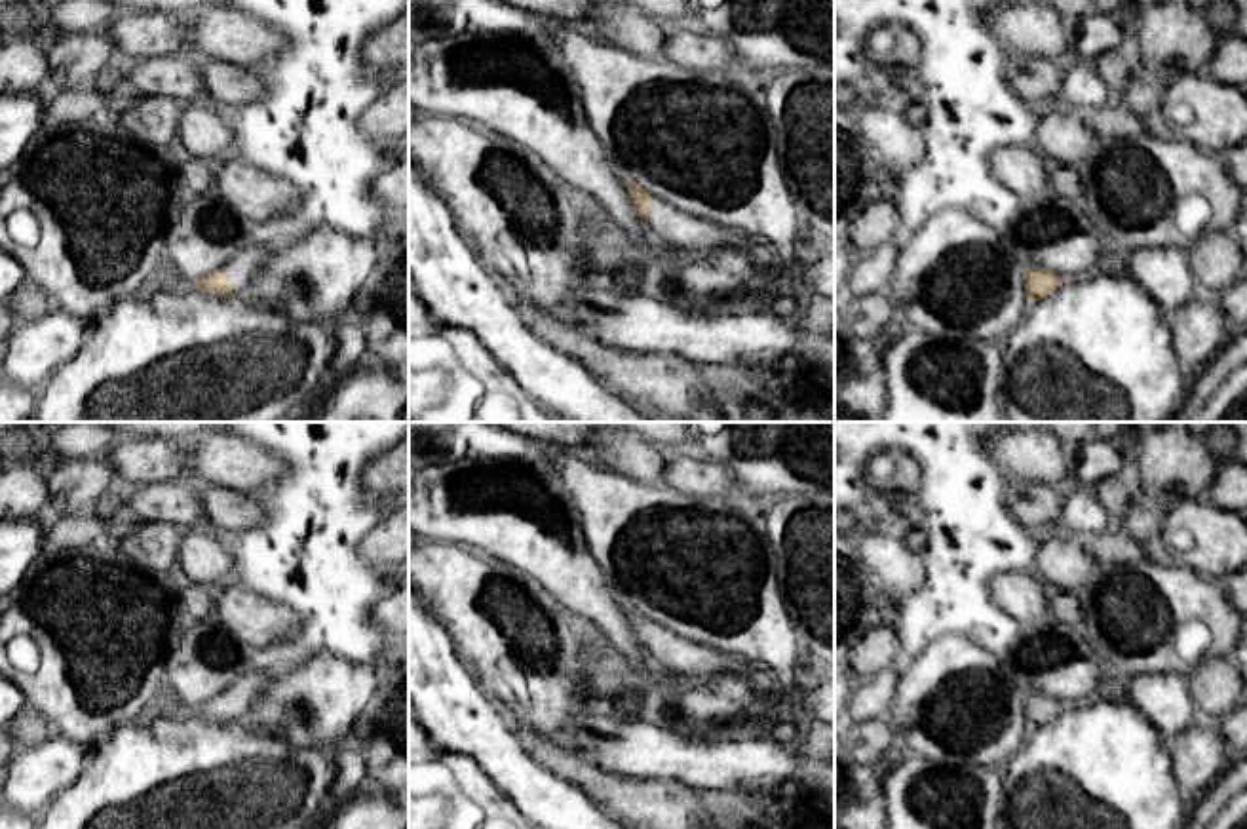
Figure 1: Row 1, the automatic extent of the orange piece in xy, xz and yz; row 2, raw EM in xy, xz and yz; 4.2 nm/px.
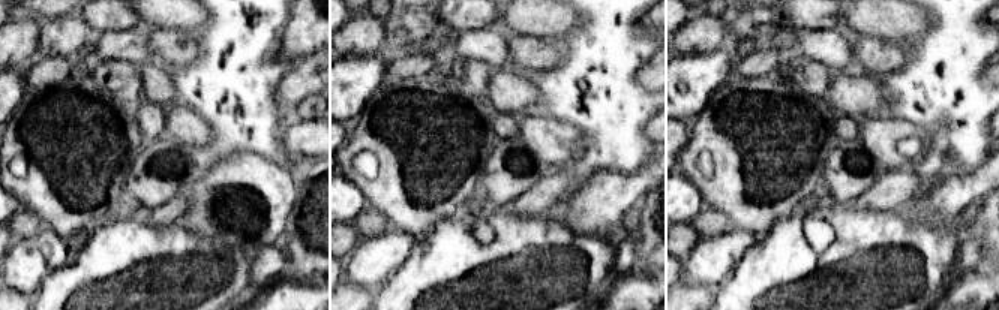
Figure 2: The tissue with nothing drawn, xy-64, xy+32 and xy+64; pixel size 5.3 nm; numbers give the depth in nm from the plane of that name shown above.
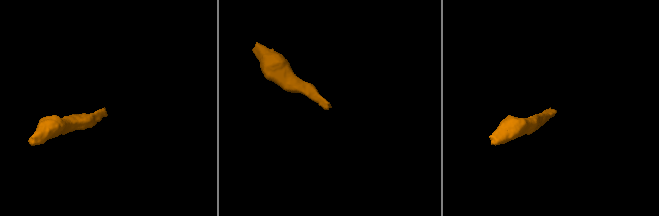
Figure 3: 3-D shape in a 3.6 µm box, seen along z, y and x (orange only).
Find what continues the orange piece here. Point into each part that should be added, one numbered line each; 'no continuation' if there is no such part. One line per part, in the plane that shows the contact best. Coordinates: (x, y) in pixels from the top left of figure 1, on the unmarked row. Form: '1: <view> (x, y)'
1: xy (242, 694)

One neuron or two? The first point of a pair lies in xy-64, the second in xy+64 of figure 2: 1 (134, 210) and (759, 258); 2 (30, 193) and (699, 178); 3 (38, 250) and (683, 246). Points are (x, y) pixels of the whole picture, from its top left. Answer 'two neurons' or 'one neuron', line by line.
1: one neuron
2: one neuron
3: two neurons

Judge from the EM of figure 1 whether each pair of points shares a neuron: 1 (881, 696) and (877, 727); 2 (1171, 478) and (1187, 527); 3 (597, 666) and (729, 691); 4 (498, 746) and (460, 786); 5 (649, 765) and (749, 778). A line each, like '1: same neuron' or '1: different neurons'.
1: different neurons
2: different neurons
3: same neuron
4: different neurons
5: same neuron

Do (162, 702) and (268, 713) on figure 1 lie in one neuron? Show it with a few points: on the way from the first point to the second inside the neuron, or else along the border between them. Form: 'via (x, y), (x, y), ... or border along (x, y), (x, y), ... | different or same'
border along (242, 721), (284, 742) | different

